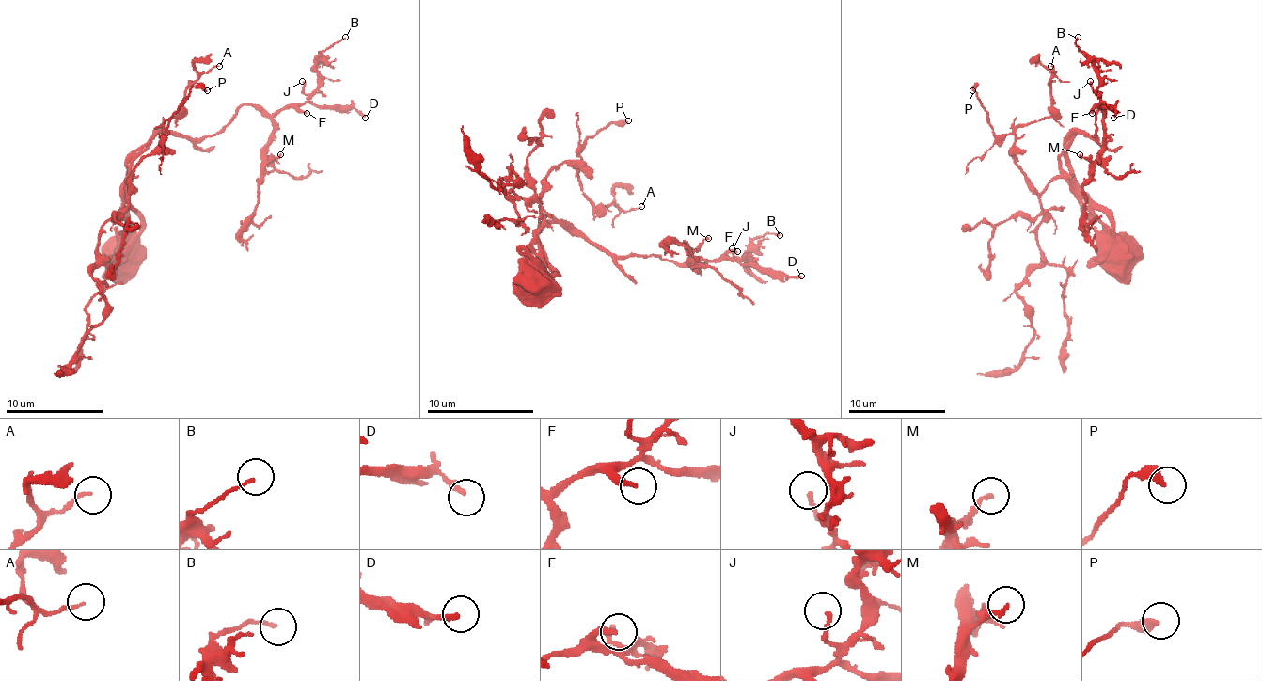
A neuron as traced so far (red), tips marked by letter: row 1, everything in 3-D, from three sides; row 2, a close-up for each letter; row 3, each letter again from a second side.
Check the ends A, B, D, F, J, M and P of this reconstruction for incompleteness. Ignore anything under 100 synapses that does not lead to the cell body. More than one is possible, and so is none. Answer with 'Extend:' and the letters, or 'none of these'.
Extend: none of these

